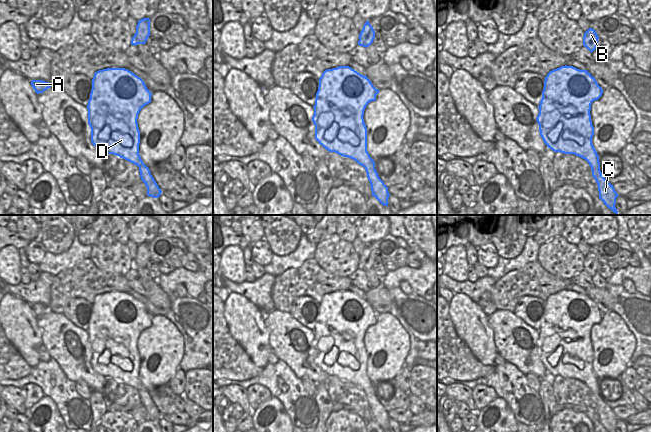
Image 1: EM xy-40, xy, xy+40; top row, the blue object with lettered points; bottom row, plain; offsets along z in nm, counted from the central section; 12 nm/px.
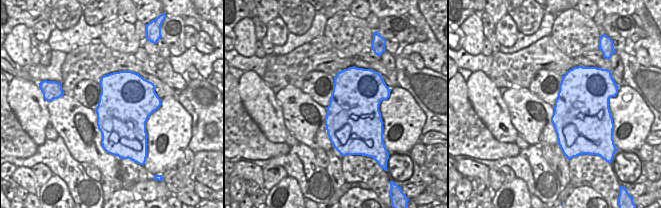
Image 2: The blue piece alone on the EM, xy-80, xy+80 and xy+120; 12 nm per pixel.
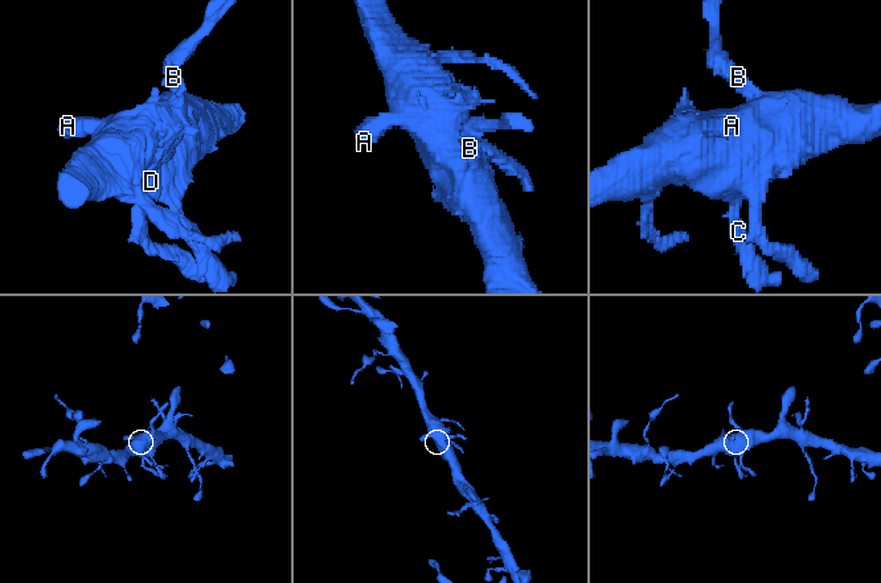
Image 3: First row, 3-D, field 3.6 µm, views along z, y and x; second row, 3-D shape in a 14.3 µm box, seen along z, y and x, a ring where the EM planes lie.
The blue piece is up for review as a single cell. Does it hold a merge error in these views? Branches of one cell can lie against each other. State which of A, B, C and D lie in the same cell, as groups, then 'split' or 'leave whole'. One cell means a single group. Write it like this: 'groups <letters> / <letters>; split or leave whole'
groups A B C D; leave whole

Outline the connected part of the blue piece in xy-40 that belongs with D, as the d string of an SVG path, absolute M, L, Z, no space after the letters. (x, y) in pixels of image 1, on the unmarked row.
M107 292L95 296L88 325L88 348L91 352L91 366L104 377L114 378L139 391L141 404L147 411L147 419L158 422L162 415L152 401L149 392L139 379L140 355L138 338L151 326L152 317L144 305L125 292Z

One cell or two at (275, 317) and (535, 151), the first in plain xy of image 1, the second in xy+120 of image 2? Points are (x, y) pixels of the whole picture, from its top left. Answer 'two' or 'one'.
two

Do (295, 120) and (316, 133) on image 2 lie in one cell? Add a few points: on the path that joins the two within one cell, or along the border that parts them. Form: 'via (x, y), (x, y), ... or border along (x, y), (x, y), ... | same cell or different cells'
via (300, 120), (311, 130) | same cell

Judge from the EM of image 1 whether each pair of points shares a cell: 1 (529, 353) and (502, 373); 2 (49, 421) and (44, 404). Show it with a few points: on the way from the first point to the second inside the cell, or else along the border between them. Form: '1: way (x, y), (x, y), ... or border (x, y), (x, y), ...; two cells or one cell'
1: border (506, 360), (514, 364), (525, 375); two cells
2: way (50, 416), (51, 408), (49, 406); one cell

